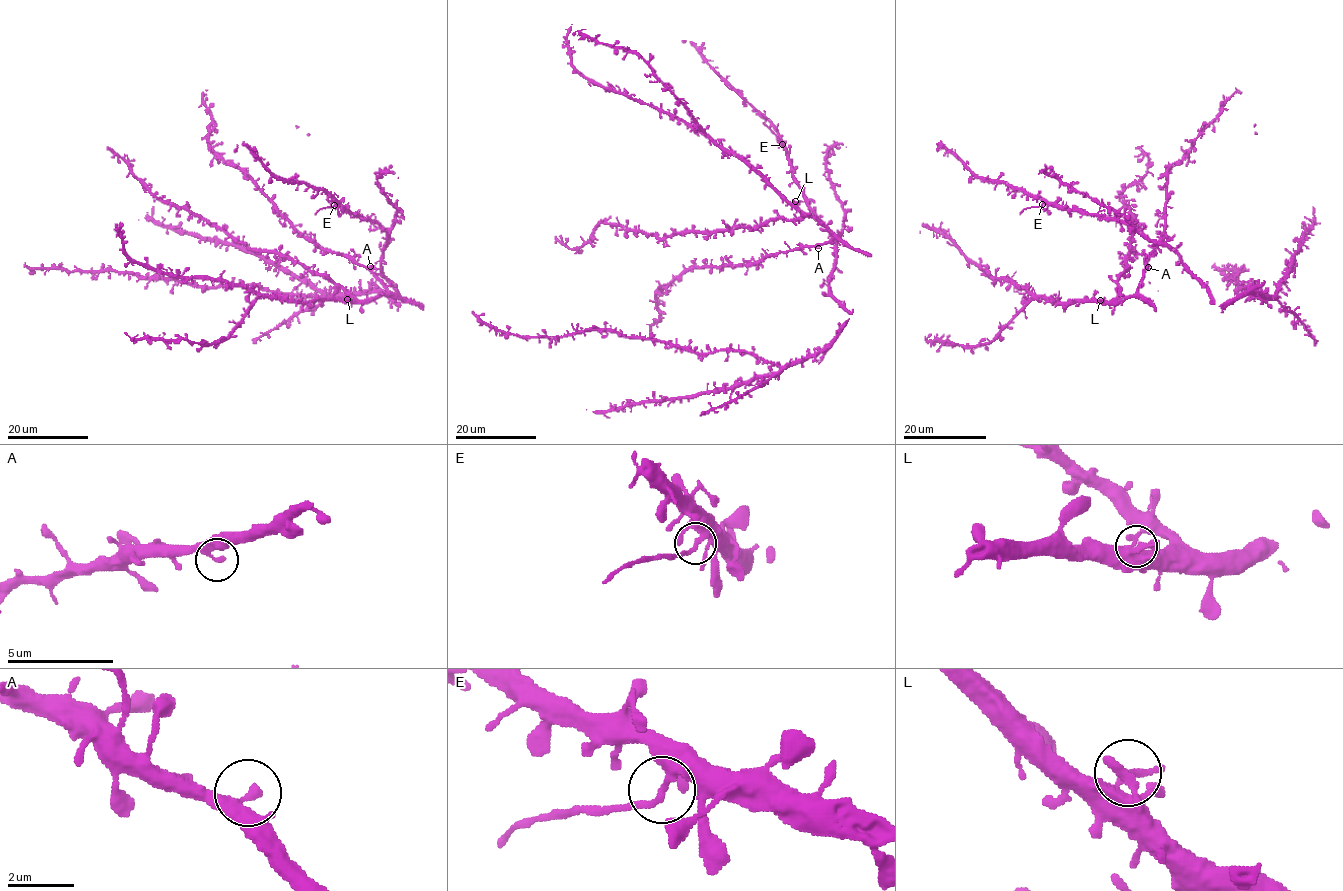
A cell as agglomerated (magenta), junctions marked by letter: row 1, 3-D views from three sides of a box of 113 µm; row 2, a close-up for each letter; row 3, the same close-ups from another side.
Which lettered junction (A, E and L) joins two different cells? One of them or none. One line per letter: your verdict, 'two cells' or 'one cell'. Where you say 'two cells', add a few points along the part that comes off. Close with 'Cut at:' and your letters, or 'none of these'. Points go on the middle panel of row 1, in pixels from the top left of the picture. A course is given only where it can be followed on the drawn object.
A: one cell
E: two cells; foreign part runs (782, 145), (763, 122)
L: one cell
Cut at: E

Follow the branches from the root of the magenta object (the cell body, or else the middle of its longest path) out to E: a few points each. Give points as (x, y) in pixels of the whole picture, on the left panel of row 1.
E: (382, 259), (387, 234), (376, 223), (350, 214), (338, 203), (334, 204)

